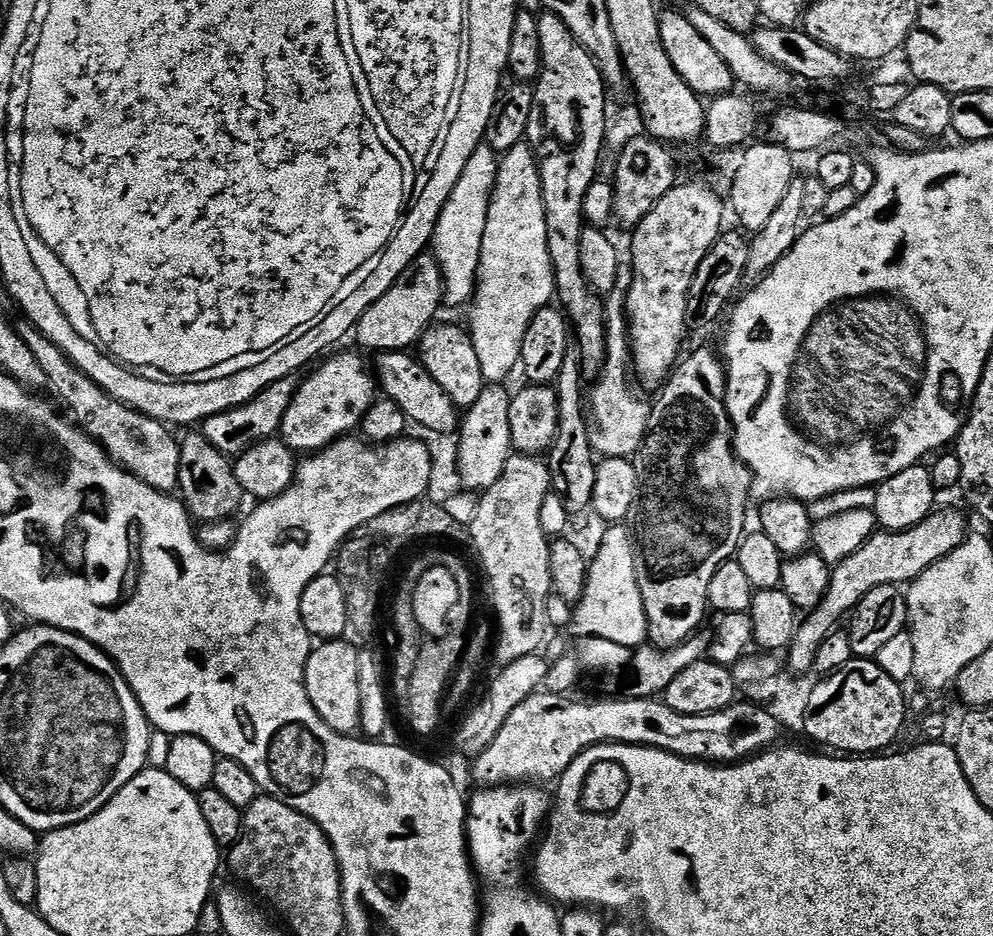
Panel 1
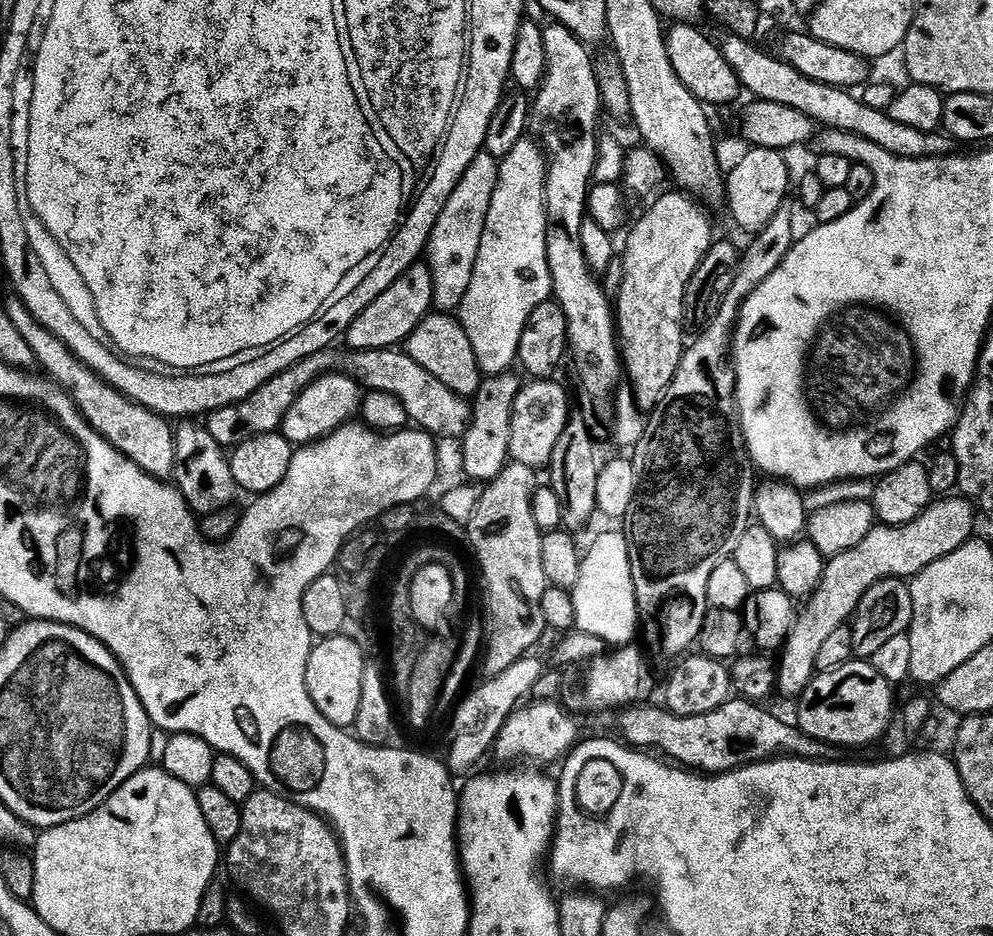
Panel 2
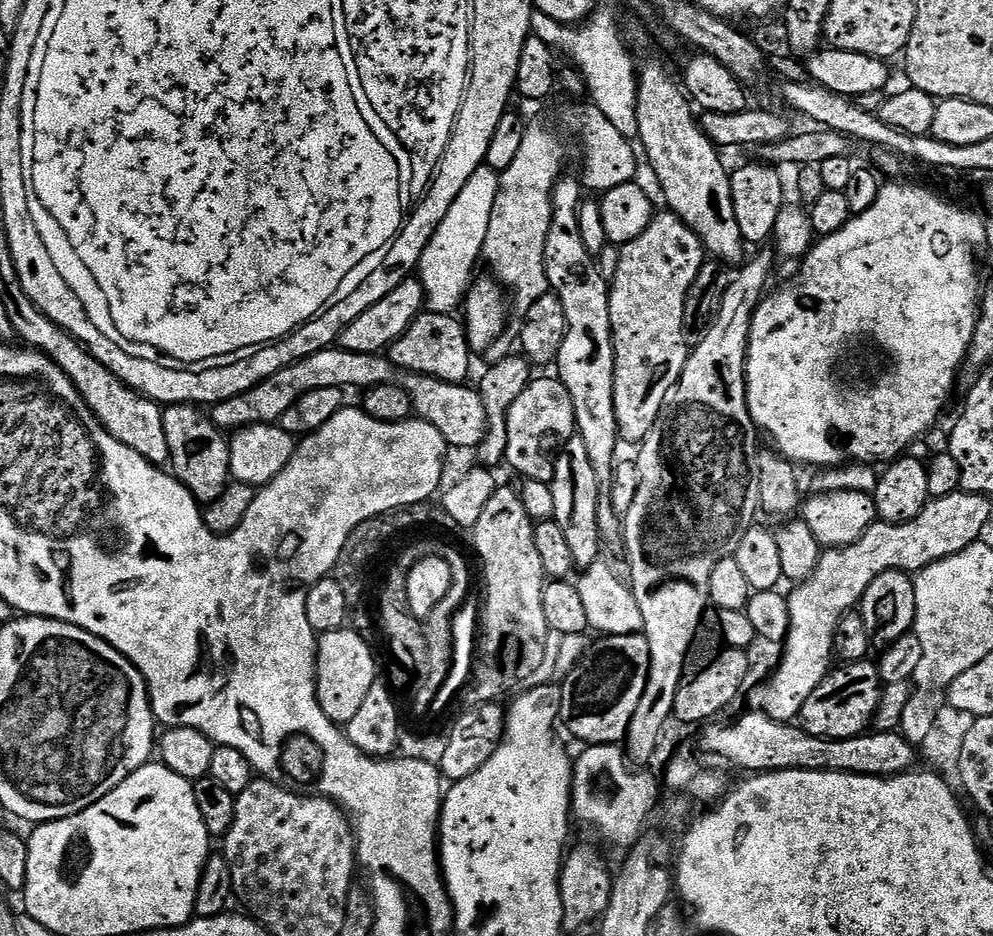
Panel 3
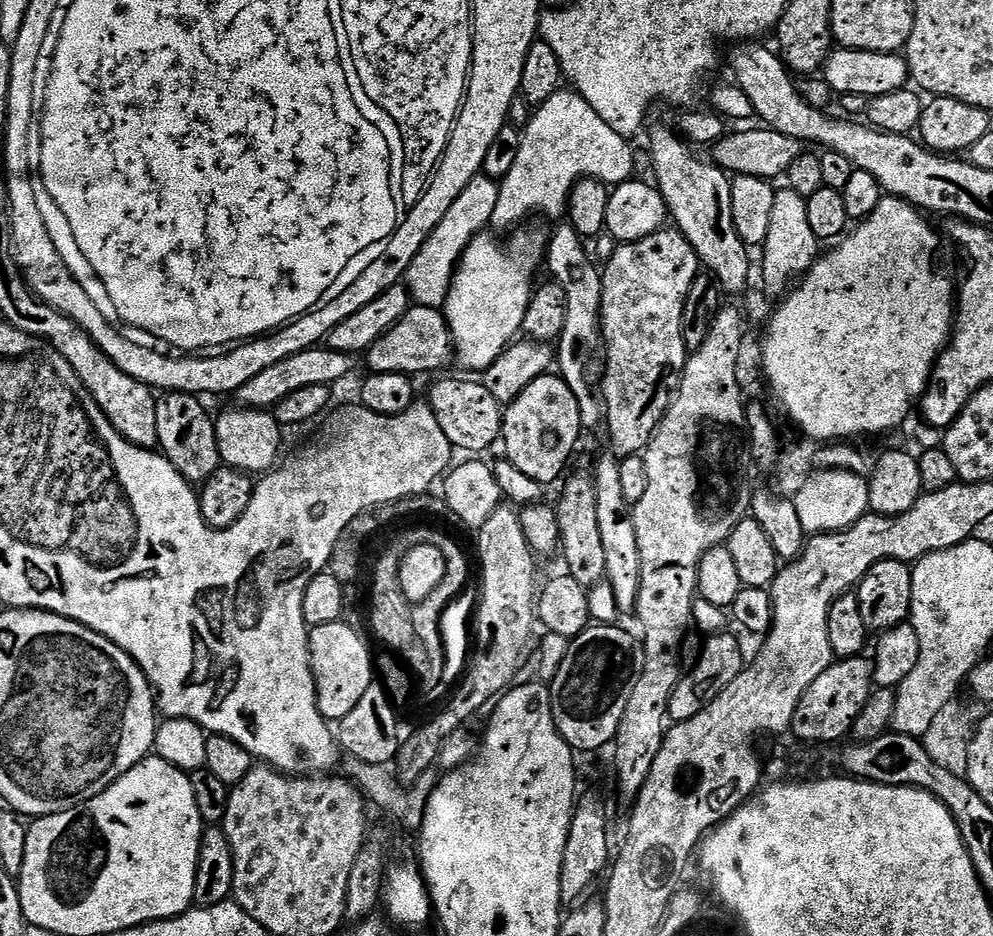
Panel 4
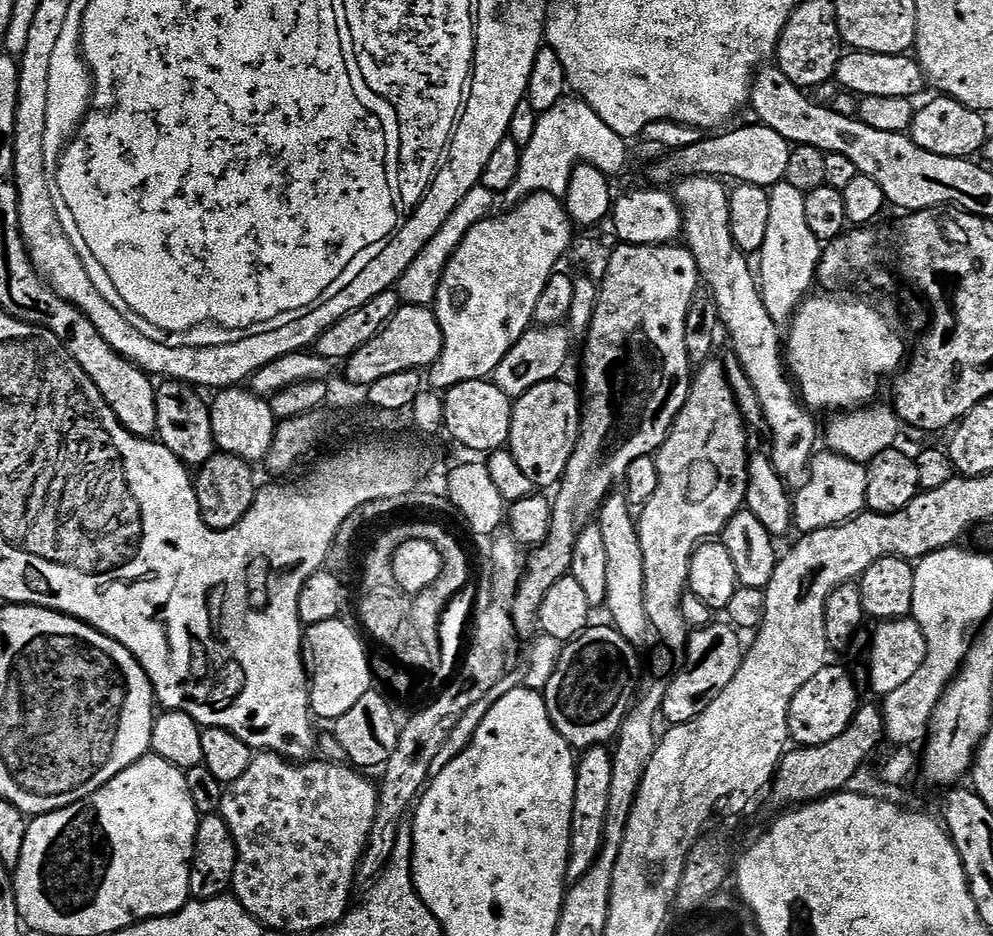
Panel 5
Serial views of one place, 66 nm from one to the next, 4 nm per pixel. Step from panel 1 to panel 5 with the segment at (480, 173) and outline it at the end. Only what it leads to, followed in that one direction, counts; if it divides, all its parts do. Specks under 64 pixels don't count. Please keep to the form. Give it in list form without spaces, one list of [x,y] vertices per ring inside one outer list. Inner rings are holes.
[[[480,185],[472,187],[464,196],[460,197],[458,206],[454,206],[450,218],[446,218],[446,222],[440,227],[438,234],[434,234],[434,238],[430,238],[430,242],[426,242],[426,246],[422,246],[422,250],[414,258],[414,262],[410,262],[410,266],[406,266],[406,270],[396,281],[394,291],[403,303],[435,305],[436,286],[440,283],[440,274],[444,271],[445,264],[452,257],[455,248],[460,245],[460,239],[478,222],[493,215],[493,200],[496,200],[495,193]]]

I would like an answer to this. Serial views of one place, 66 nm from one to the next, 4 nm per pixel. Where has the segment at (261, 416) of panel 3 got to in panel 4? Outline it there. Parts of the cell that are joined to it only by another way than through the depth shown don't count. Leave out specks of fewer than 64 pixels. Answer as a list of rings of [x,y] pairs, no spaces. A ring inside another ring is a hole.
[[[327,346],[307,348],[290,358],[282,358],[282,362],[274,362],[274,366],[266,366],[262,374],[254,374],[250,382],[246,382],[234,393],[234,404],[237,408],[257,408],[272,410],[276,405],[290,398],[294,390],[306,390],[306,386],[336,386],[352,372],[353,357],[347,352],[336,352]]]

